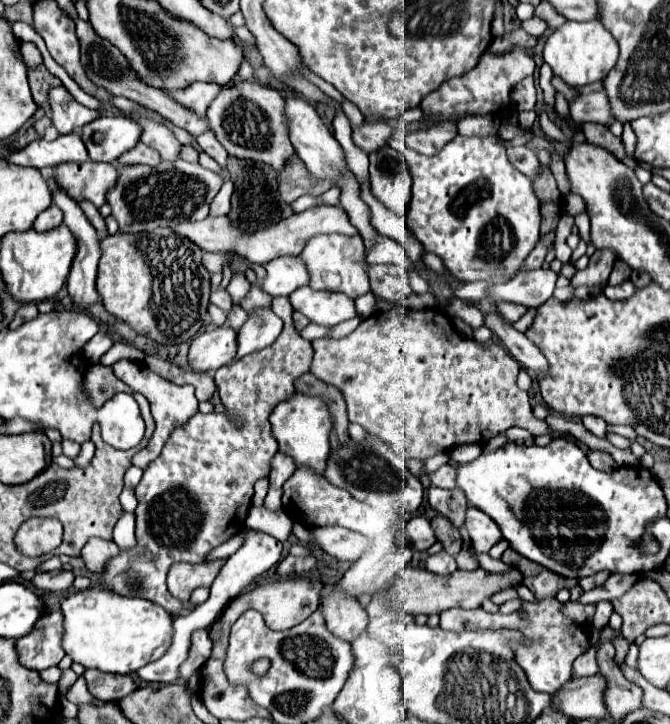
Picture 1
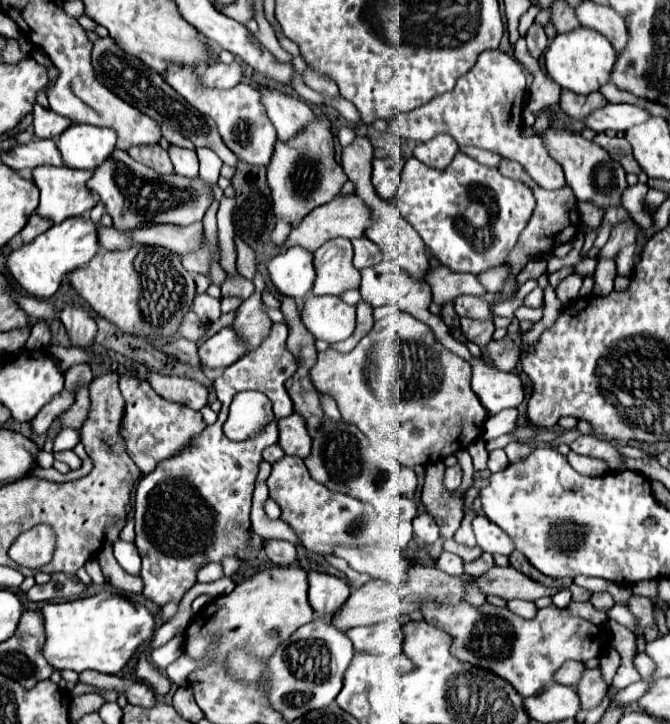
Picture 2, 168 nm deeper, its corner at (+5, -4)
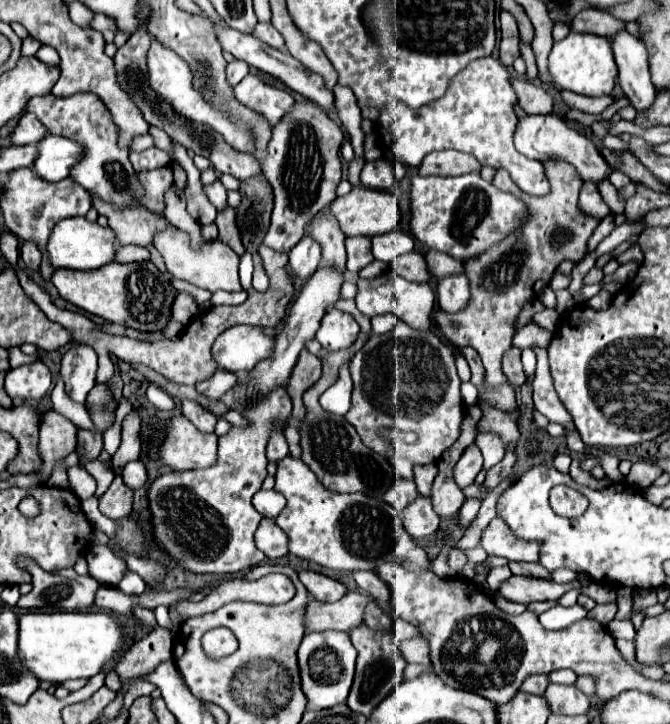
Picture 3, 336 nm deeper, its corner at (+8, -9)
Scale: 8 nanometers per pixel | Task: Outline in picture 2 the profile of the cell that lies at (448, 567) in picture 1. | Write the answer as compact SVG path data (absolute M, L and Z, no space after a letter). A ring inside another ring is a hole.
M444 551L440 555L440 559L436 561L436 567L440 571L446 571L448 575L462 575L464 573L464 561L458 555L448 553L448 551Z

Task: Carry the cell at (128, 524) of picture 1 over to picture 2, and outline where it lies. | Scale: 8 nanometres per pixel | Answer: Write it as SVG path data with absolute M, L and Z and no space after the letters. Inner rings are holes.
M118 539L118 541L114 543L114 557L116 557L116 561L120 563L120 567L122 567L126 573L130 573L130 575L134 575L134 577L140 575L140 565L142 565L142 563L140 563L140 555L138 555L134 543L126 543L126 541Z

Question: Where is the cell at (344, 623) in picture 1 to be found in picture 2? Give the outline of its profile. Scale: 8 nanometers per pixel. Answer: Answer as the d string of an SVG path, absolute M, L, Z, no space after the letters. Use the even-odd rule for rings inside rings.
M310 571L308 581L310 581L308 591L310 605L324 621L328 621L350 597L350 585L334 575Z

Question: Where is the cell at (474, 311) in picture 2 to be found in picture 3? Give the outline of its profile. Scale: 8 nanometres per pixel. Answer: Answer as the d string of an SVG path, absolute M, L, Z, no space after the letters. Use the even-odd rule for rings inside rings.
M449 276L437 282L437 294L439 294L439 308L443 312L455 314L467 308L471 300L471 286L467 276Z

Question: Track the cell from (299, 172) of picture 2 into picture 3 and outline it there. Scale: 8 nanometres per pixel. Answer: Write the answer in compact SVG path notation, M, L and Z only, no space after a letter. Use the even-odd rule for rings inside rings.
M313 102L295 104L295 108L273 128L267 154L261 160L261 172L275 194L271 226L263 240L265 246L289 252L305 236L305 226L337 198L335 190L341 182L341 142L343 132L339 124Z

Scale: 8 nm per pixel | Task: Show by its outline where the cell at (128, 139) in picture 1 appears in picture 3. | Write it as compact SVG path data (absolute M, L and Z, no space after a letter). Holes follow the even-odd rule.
M49 134L39 142L39 156L33 164L33 170L43 180L57 182L67 178L79 160L83 160L83 144Z

